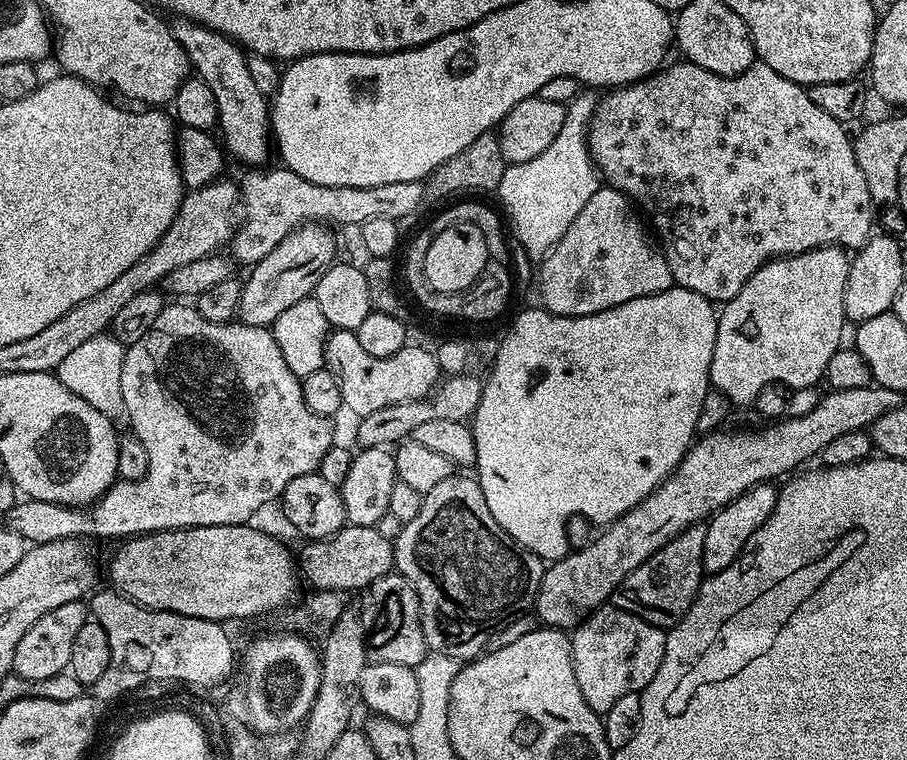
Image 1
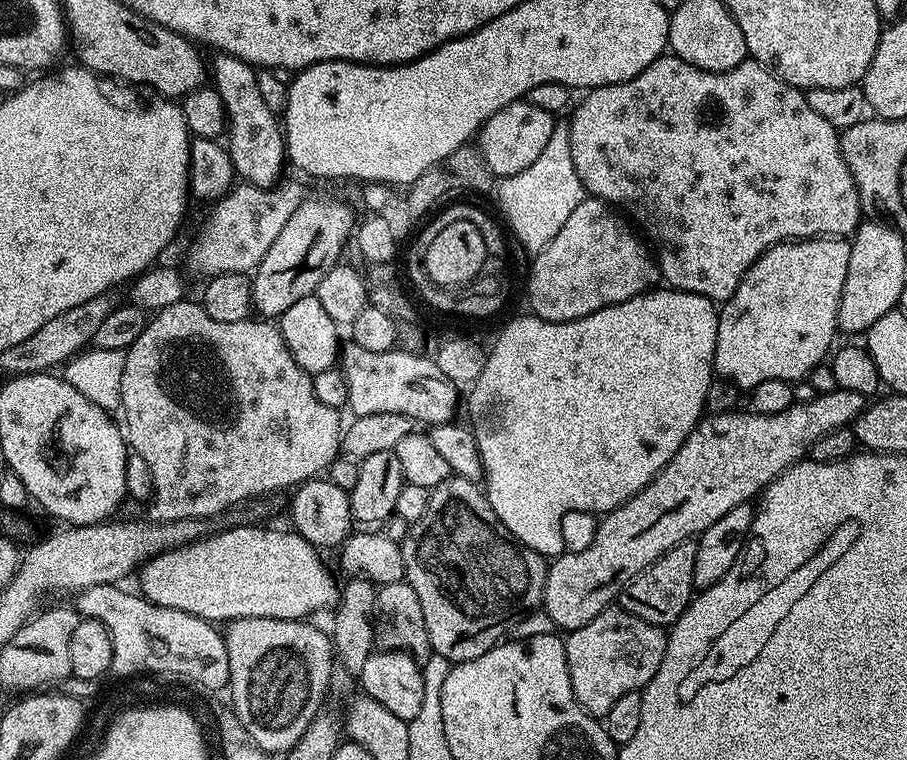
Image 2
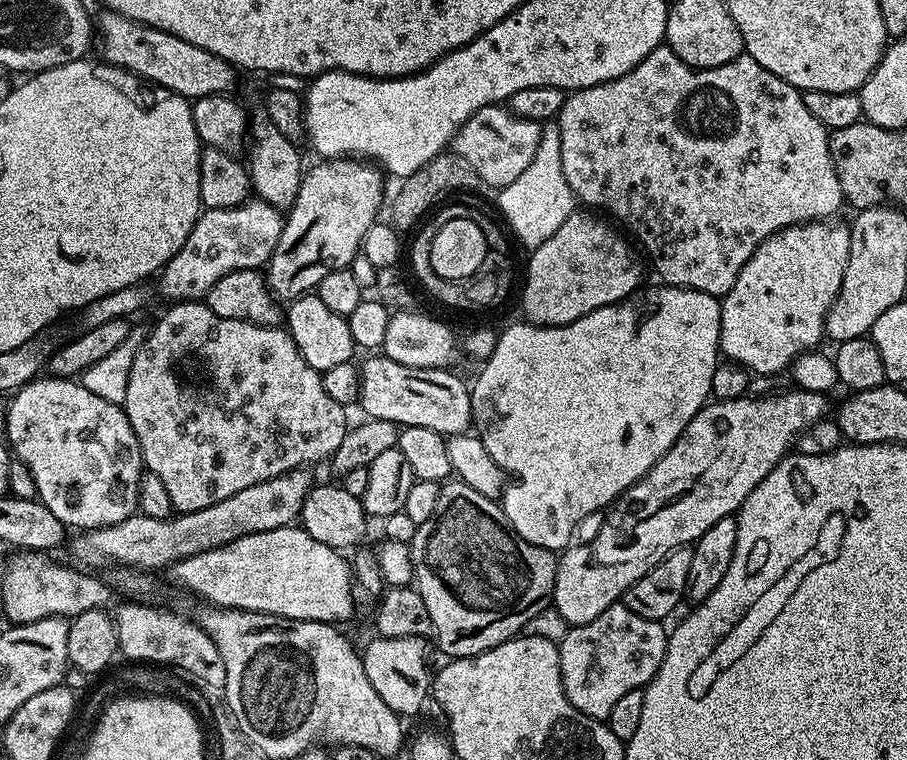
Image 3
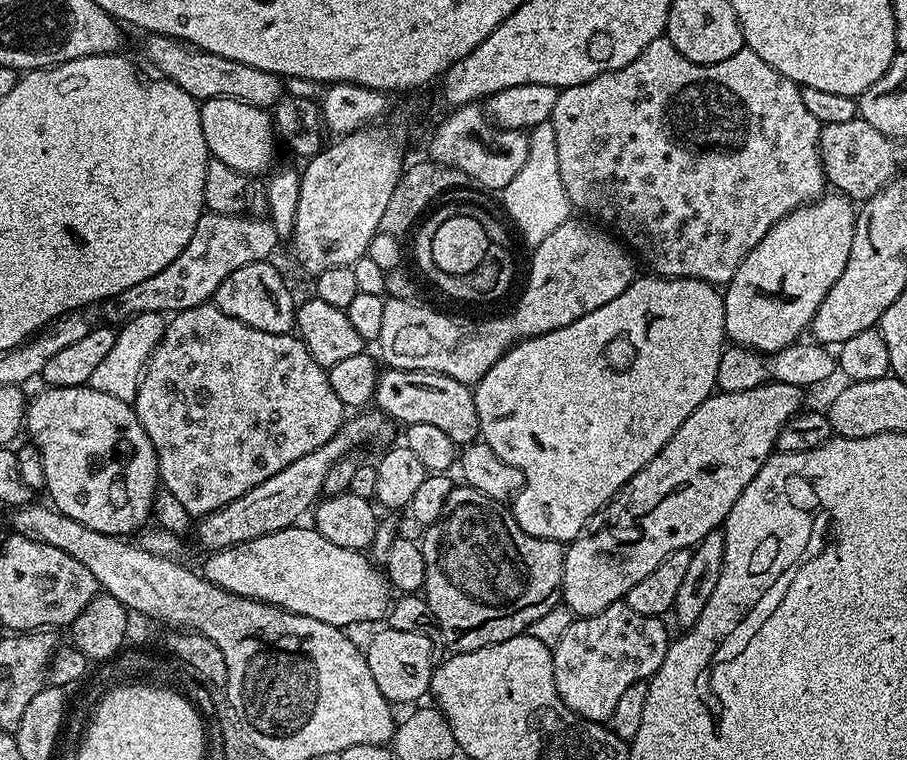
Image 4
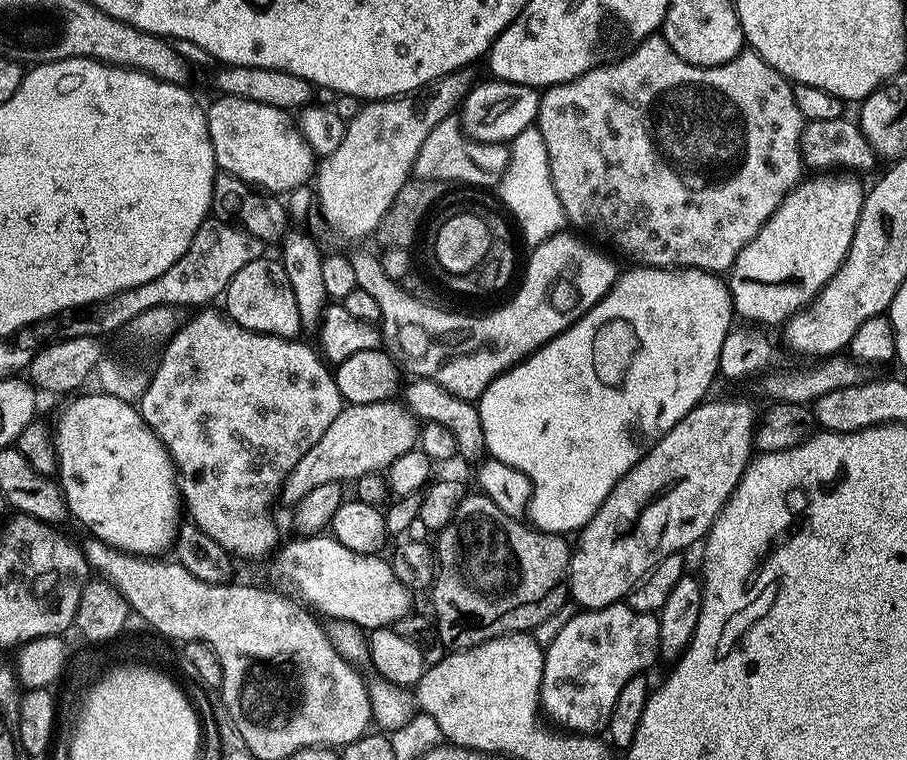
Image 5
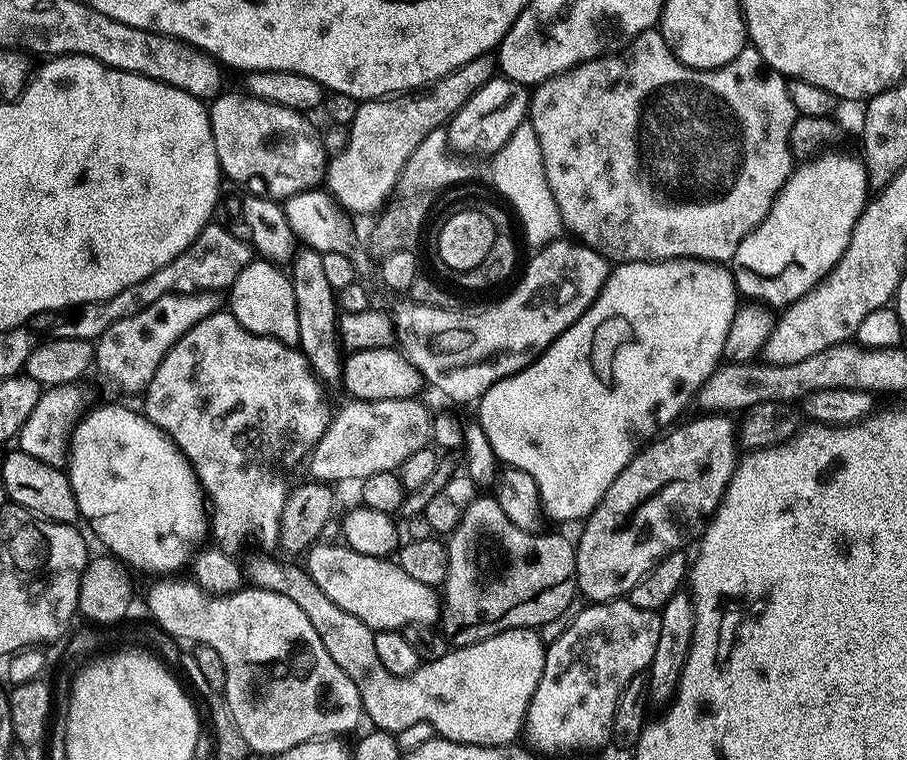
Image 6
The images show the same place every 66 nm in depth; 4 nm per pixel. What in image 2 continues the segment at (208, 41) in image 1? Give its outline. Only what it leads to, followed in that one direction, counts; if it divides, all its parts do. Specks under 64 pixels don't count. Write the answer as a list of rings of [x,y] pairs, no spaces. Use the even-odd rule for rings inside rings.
[[[216,54],[213,57],[213,60],[210,60],[210,84],[220,95],[220,101],[224,107],[226,147],[230,158],[234,162],[236,175],[243,183],[253,184],[259,188],[275,188],[277,184],[281,183],[283,176],[280,175],[284,172],[284,164],[286,168],[284,130],[277,113],[270,111],[261,97],[256,78],[257,69],[253,65],[246,63],[246,61],[233,56]]]

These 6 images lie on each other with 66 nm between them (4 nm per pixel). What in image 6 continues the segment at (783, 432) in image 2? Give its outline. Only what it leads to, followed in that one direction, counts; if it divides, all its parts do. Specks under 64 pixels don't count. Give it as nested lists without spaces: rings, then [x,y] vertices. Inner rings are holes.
[[[700,414],[697,420],[692,420],[689,424],[681,423],[671,430],[665,431],[663,435],[651,441],[647,446],[641,447],[636,455],[633,456],[630,463],[624,467],[622,474],[618,474],[618,478],[614,478],[610,490],[606,490],[606,494],[600,499],[598,507],[583,521],[582,527],[584,527],[584,529],[580,532],[580,540],[577,539],[575,541],[576,586],[579,595],[581,597],[585,596],[585,601],[605,604],[607,600],[618,600],[627,597],[628,591],[631,590],[663,556],[669,556],[670,553],[683,549],[685,547],[683,544],[690,543],[692,539],[693,543],[693,541],[703,533],[709,519],[716,513],[716,508],[719,506],[721,500],[724,499],[724,491],[728,489],[728,483],[732,481],[732,475],[736,473],[738,463],[738,455],[736,456],[736,448],[738,449],[738,428],[735,423],[732,425],[731,419],[733,420],[733,417],[728,414]]]

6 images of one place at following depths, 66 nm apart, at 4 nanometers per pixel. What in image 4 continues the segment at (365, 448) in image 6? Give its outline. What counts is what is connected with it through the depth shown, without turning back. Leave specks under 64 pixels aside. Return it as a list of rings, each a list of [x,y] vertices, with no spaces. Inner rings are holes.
[[[360,410],[349,415],[344,424],[318,450],[306,454],[306,458],[298,458],[298,462],[290,462],[286,470],[278,470],[274,478],[266,478],[258,486],[254,486],[242,498],[234,498],[226,506],[213,512],[207,512],[199,517],[196,528],[196,540],[205,548],[205,553],[220,552],[235,544],[253,540],[266,534],[274,534],[283,528],[293,527],[299,516],[309,515],[310,509],[317,503],[318,497],[324,491],[326,474],[340,459],[355,453],[355,448],[363,444],[384,444],[392,436],[393,421],[379,410]],[[317,495],[317,496],[316,496]],[[309,507],[309,508],[308,508]]]

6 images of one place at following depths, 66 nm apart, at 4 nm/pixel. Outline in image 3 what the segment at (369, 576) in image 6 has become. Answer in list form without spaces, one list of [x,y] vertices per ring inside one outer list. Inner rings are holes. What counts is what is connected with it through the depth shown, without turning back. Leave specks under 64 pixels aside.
[[[289,526],[278,530],[262,530],[234,538],[226,546],[194,554],[174,566],[176,580],[188,592],[201,596],[204,602],[218,608],[241,608],[262,614],[274,614],[291,620],[317,620],[323,624],[336,624],[352,616],[354,603],[353,569],[343,560],[337,549],[317,542],[306,534],[303,526]]]

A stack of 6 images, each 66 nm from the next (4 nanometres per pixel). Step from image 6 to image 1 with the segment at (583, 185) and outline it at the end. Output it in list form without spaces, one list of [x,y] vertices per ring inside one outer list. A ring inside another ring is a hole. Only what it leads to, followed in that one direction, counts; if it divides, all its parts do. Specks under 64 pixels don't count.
[[[753,62],[745,72],[737,76],[716,76],[696,64],[679,63],[669,63],[645,80],[636,80],[633,84],[613,88],[607,94],[601,95],[592,119],[588,121],[588,152],[592,155],[592,163],[603,183],[627,196],[645,217],[648,215],[652,219],[650,228],[654,236],[656,231],[656,236],[660,239],[658,247],[669,264],[672,279],[685,288],[685,293],[693,297],[705,296],[713,302],[727,302],[734,299],[742,286],[750,282],[753,274],[769,261],[833,246],[859,250],[868,243],[874,232],[874,205],[866,186],[866,178],[862,178],[862,170],[856,161],[853,137],[845,125],[839,124],[837,120],[830,118],[830,114],[826,114],[826,110],[810,102],[805,85],[790,82],[790,78],[782,78],[782,74],[759,62]]]

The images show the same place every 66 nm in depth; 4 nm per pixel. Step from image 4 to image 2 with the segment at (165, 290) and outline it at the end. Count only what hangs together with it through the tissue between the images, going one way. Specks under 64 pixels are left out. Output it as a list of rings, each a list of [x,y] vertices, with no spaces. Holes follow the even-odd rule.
[[[281,182],[275,188],[259,188],[237,183],[232,191],[211,205],[212,214],[188,252],[187,271],[197,272],[203,278],[231,272],[255,272],[262,258],[266,258],[266,250],[274,246],[274,238],[282,234],[282,226],[290,222],[290,214],[294,214],[305,199],[306,192],[300,184]]]

